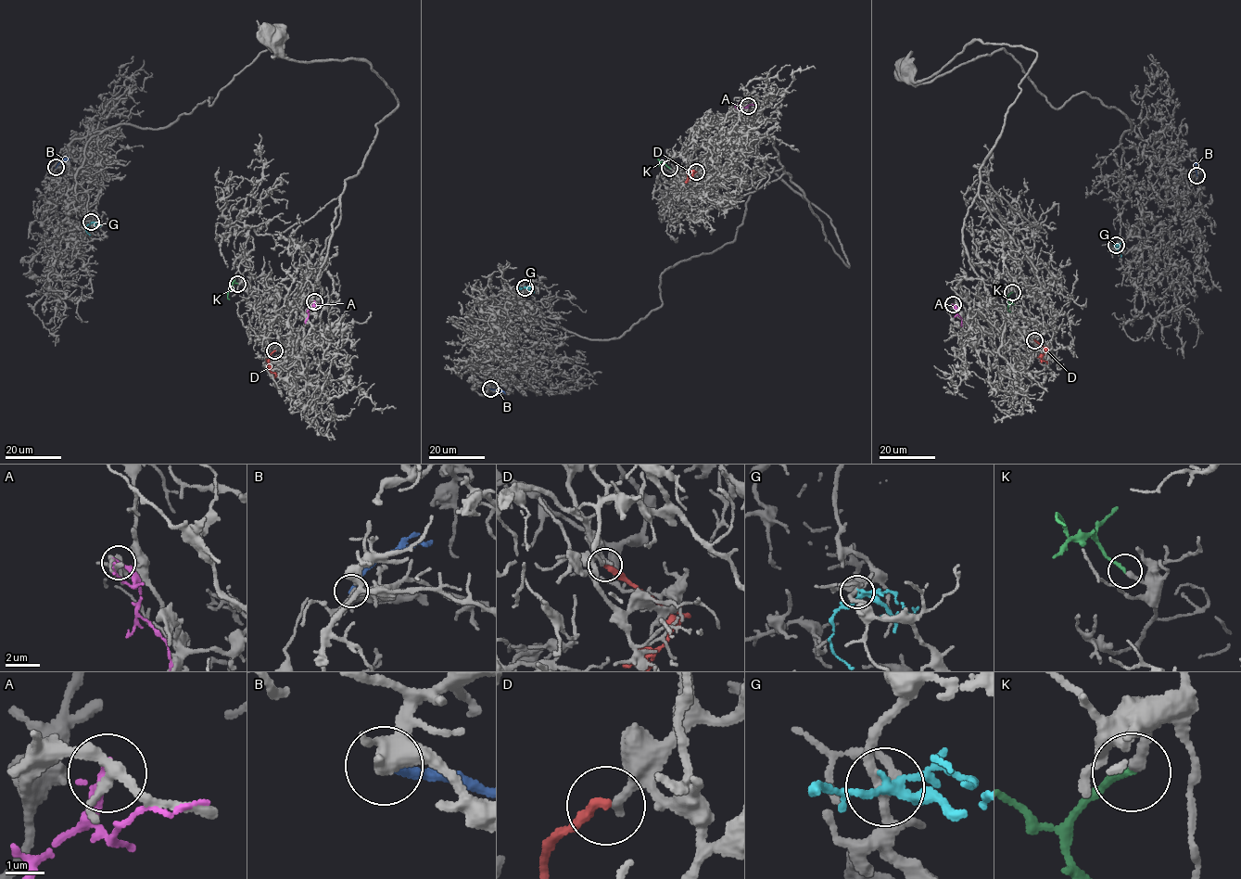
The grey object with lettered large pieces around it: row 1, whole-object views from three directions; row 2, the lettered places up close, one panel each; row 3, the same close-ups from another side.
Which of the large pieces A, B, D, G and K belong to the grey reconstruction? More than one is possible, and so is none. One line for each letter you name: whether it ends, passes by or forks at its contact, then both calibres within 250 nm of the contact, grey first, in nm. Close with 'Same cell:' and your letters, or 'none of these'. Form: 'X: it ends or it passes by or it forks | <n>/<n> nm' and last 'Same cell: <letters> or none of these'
K: it ends | 280/190 nm
Same cell: K

